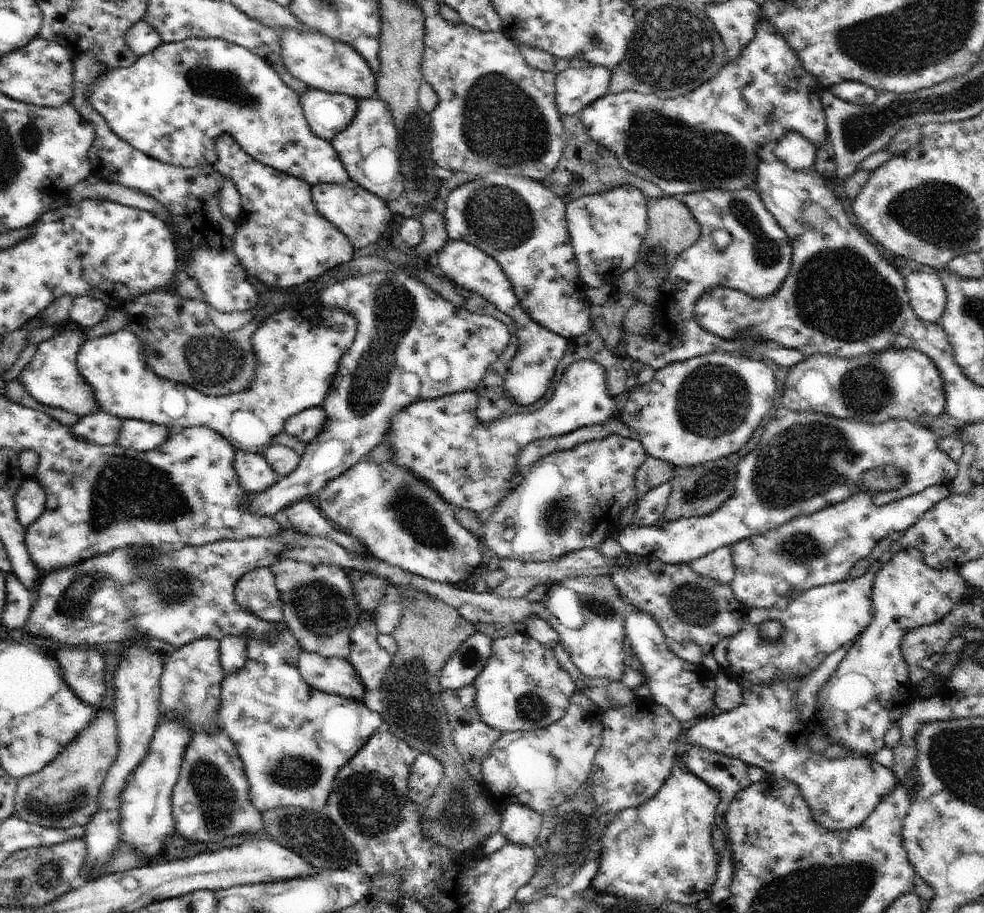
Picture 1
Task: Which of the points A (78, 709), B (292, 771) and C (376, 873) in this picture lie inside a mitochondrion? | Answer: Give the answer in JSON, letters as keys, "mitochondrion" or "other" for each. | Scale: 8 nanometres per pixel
{"A":"other","B":"mitochondrion","C":"other"}

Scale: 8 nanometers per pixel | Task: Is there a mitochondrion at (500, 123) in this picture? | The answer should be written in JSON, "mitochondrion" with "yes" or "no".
{"mitochondrion":"yes"}

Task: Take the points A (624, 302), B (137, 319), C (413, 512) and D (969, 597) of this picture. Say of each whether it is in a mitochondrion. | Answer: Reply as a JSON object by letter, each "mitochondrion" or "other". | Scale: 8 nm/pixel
{"A":"mitochondrion","B":"other","C":"mitochondrion","D":"other"}

